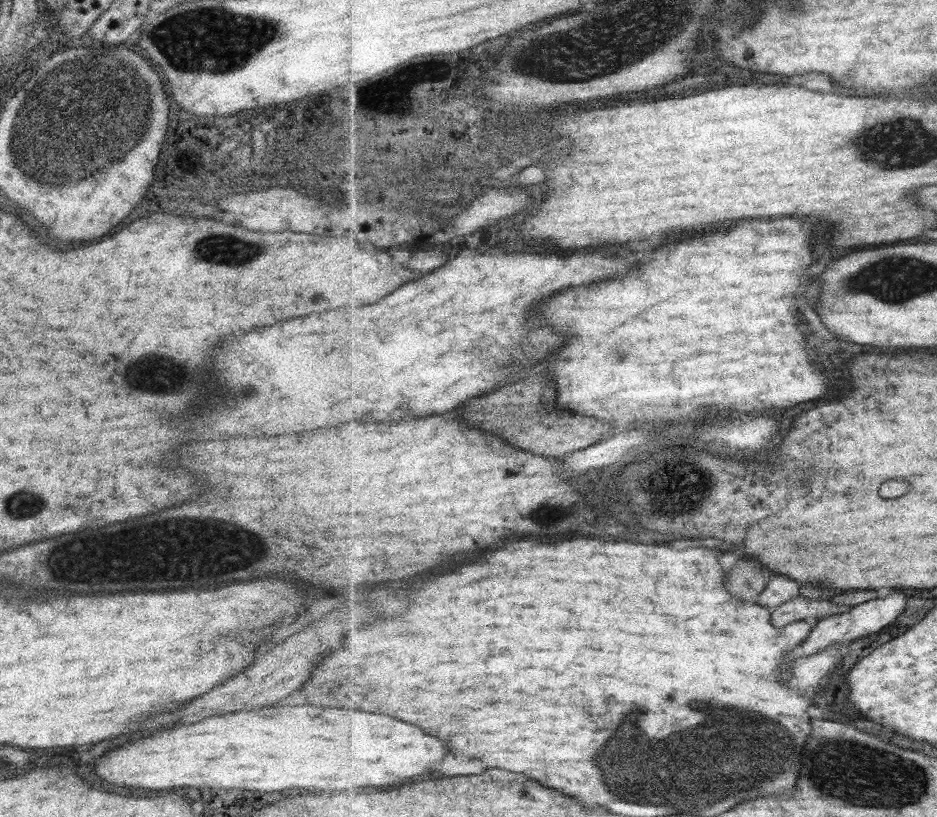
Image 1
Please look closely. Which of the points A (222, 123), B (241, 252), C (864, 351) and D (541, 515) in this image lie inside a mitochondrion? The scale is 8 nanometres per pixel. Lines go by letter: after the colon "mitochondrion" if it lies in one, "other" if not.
A: other
B: mitochondrion
C: other
D: mitochondrion

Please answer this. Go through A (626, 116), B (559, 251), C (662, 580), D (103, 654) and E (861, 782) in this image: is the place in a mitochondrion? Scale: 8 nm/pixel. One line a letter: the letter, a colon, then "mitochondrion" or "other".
A: other
B: other
C: other
D: other
E: mitochondrion

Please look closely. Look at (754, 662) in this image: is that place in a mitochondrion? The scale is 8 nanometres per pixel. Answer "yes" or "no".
no

